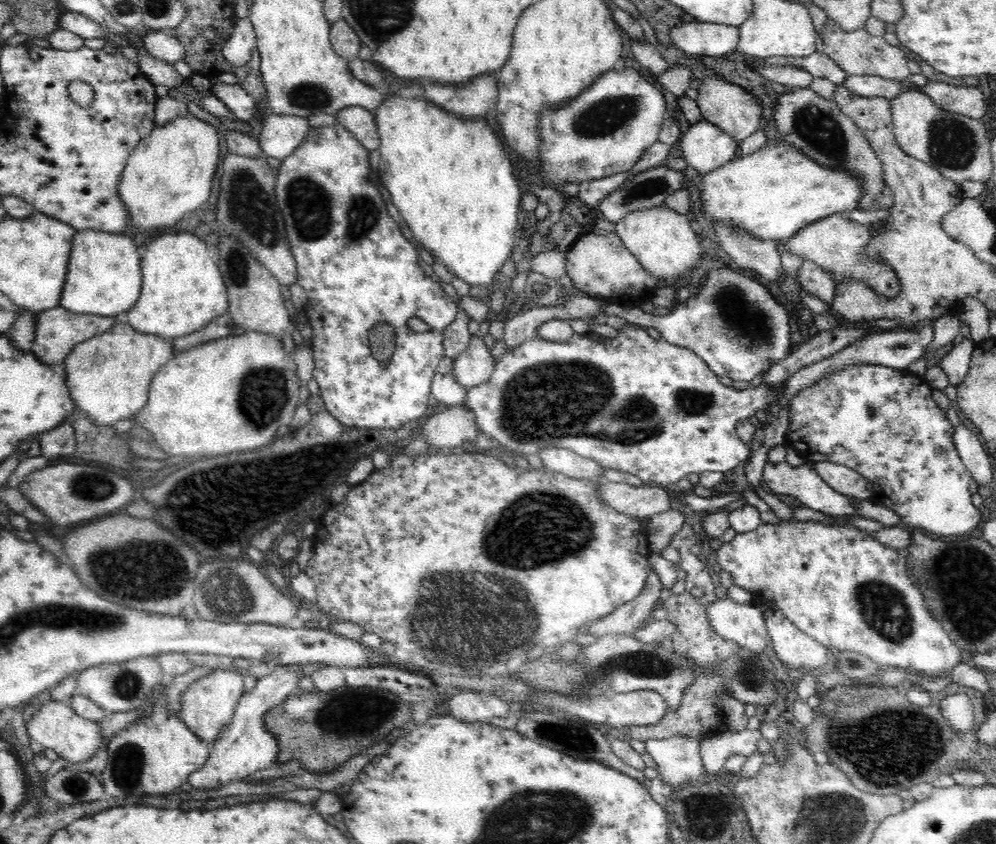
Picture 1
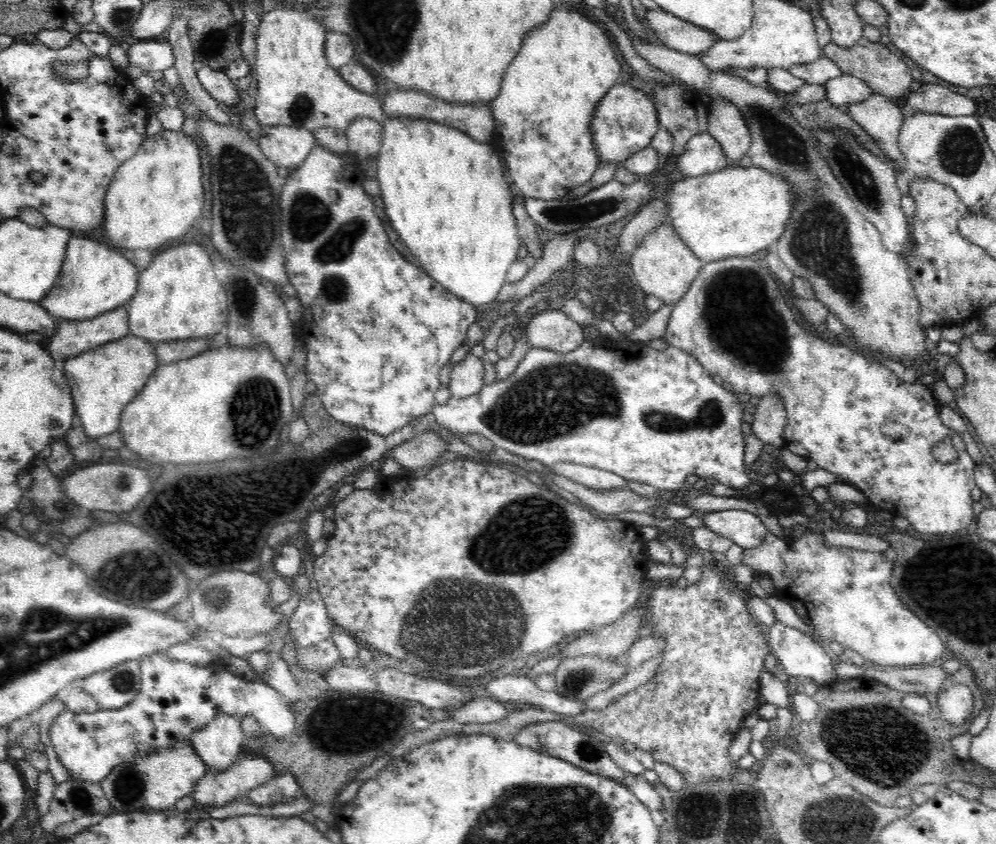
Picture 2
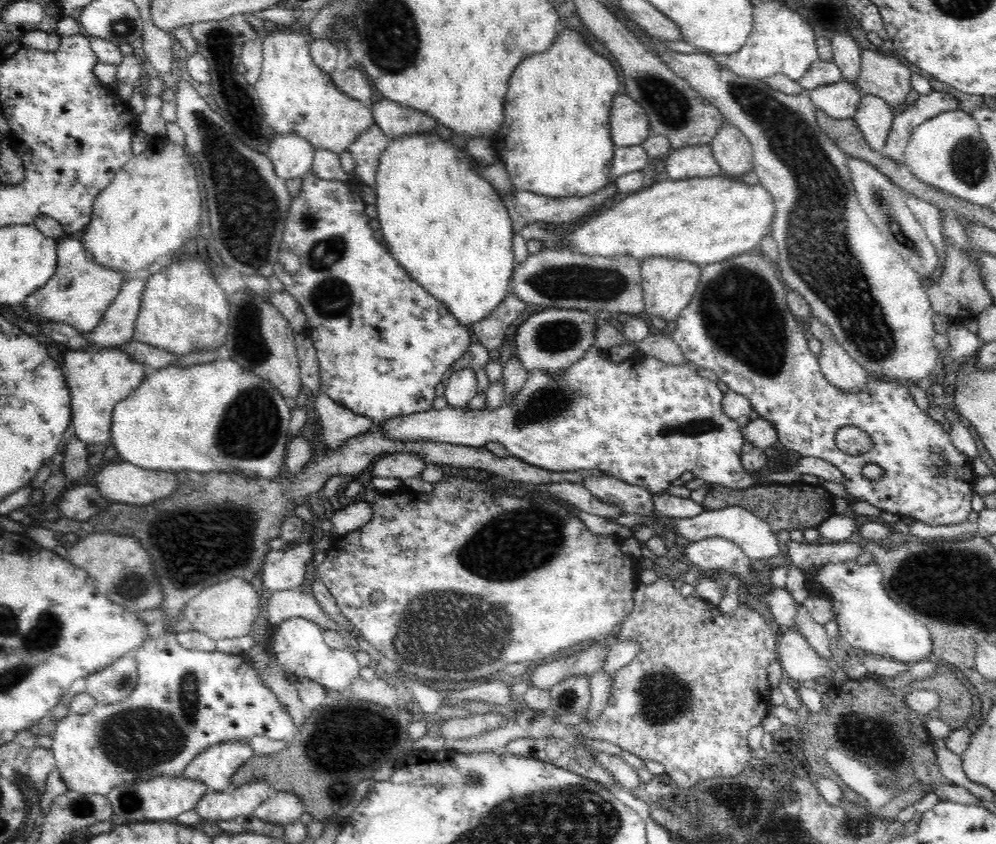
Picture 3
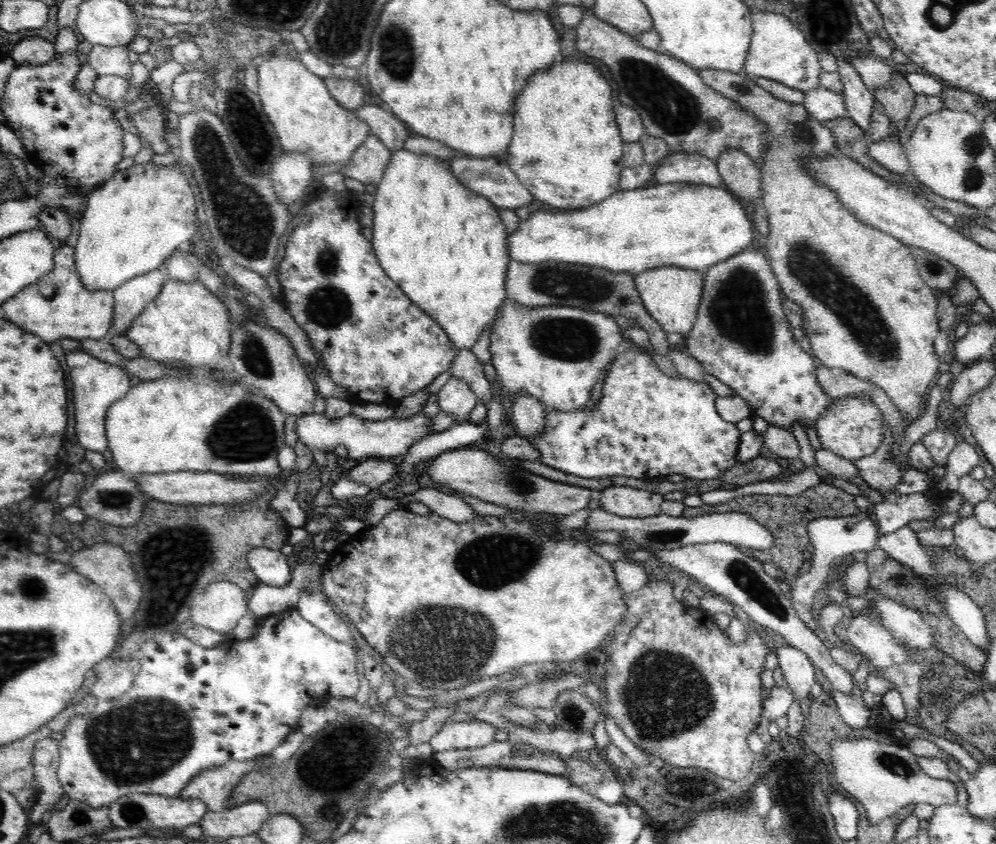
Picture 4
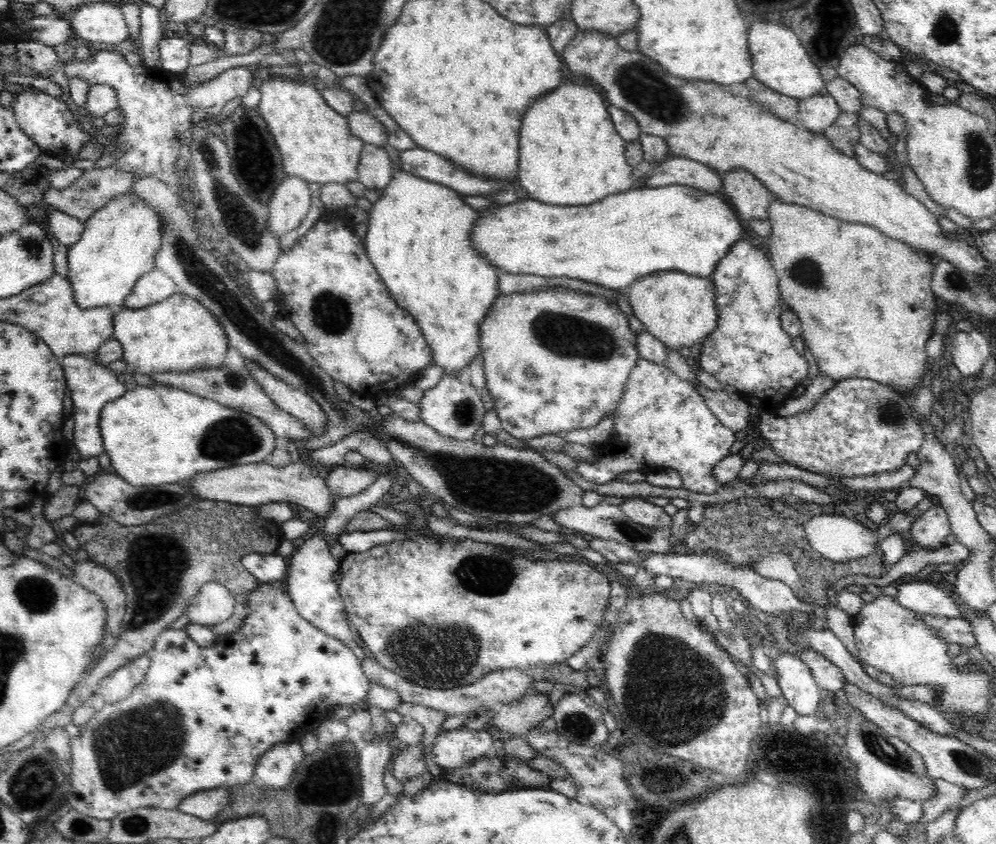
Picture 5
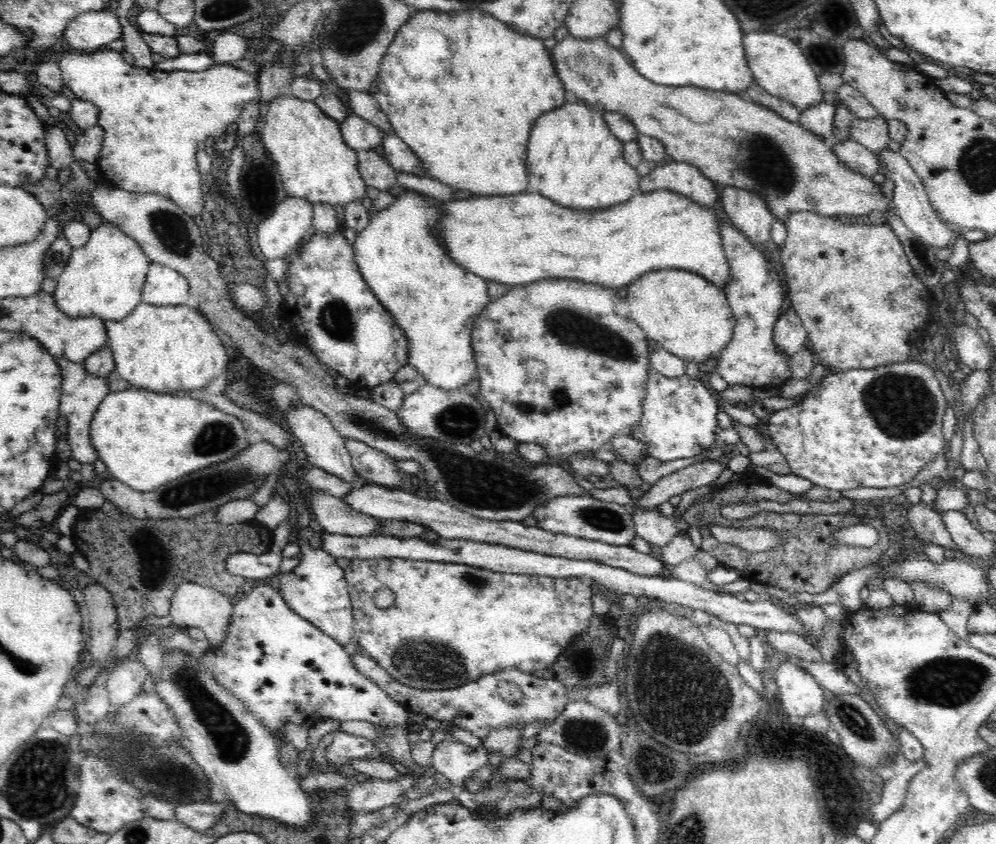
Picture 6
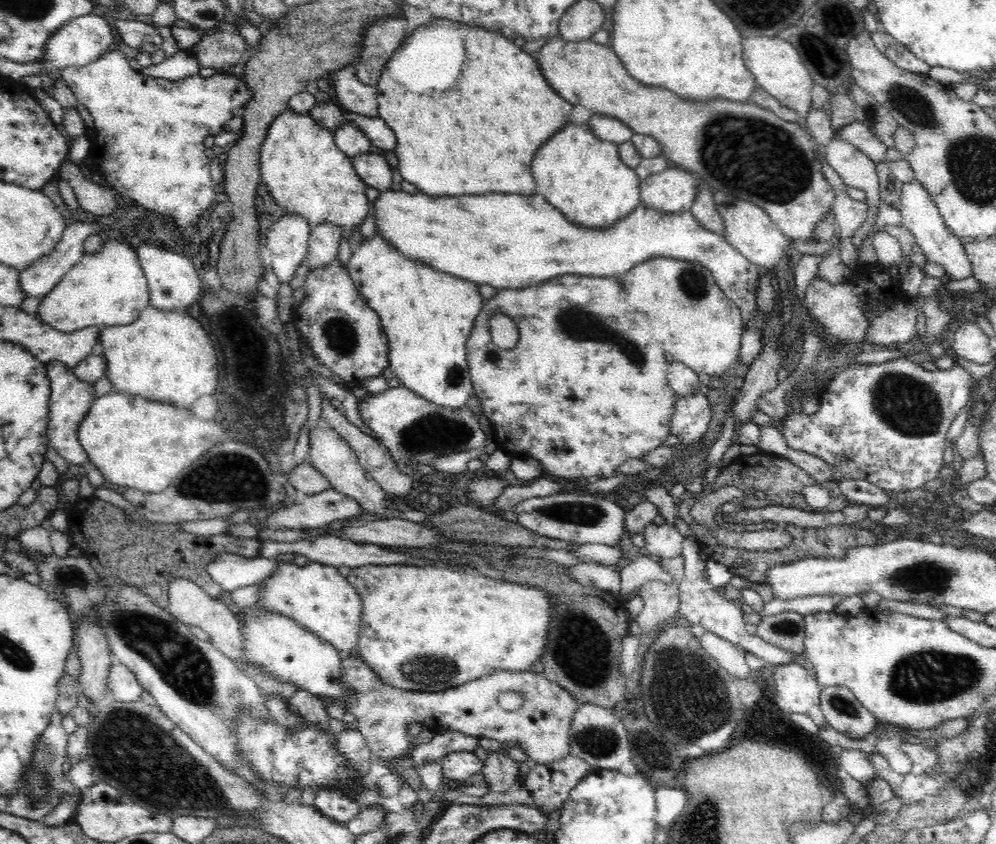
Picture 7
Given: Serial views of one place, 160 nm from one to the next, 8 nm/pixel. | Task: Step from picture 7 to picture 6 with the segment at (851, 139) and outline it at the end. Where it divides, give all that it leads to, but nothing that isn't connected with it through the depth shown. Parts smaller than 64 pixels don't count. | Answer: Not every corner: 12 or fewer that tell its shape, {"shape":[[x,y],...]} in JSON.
{"shape":[[882,116],[855,117],[850,139],[874,154],[891,140]]}

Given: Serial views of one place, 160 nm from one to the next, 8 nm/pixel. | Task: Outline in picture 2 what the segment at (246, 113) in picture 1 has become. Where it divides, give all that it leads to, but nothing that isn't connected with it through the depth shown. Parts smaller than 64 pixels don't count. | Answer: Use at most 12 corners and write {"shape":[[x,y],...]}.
{"shape":[[206,65],[197,70],[202,87],[226,106],[239,91],[224,71]]}

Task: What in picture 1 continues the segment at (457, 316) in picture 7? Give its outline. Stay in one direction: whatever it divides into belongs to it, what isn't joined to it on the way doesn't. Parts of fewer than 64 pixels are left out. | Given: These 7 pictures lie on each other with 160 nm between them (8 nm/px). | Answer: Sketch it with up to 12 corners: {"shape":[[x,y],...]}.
{"shape":[[373,112],[378,180],[456,278],[491,293],[524,224],[485,118]]}

